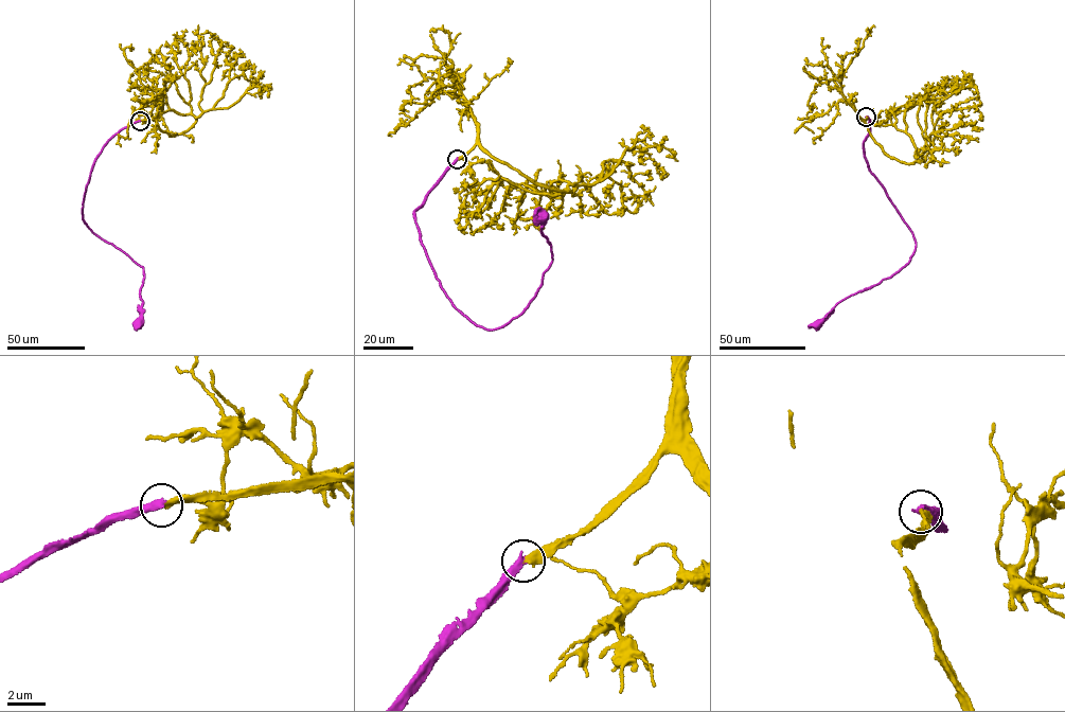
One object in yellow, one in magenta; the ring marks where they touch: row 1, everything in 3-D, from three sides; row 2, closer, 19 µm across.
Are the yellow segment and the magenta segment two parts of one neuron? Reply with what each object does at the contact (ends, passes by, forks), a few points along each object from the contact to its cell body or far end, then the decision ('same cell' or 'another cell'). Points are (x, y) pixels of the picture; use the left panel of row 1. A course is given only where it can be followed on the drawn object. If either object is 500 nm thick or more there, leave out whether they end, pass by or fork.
yellow ends there; magenta ends there; yellow runs (140, 121), (155, 119), (173, 136), (187, 131), (200, 114), (202, 88), (222, 43), (201, 33); magenta runs (140, 121), (110, 139), (95, 159), (82, 213), (92, 232), (143, 268), (138, 323); another cell

